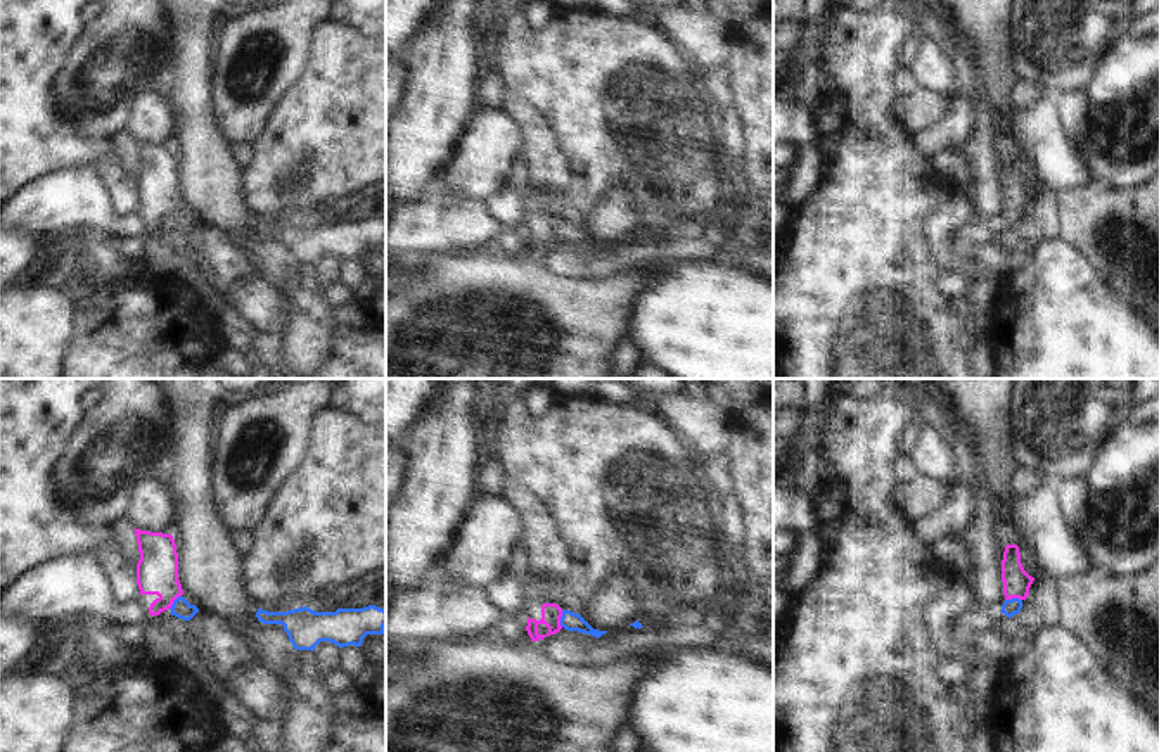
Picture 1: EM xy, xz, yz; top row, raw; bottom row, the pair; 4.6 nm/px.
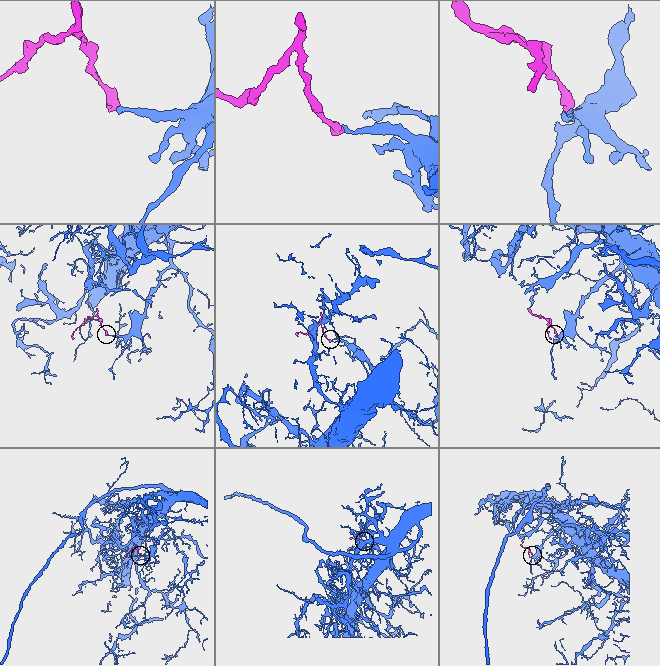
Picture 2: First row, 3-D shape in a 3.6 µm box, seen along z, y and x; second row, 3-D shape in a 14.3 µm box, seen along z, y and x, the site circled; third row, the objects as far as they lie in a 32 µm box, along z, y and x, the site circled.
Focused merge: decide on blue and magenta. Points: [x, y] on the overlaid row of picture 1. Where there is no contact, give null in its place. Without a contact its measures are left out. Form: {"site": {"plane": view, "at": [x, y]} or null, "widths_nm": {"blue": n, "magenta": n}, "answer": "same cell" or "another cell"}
{"site": {"plane": "xz", "at": [561, 619]}, "widths_nm": {"blue": 90, "magenta": 100}, "answer": "same cell"}

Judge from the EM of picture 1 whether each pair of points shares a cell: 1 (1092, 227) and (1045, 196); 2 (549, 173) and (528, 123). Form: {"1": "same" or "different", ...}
{"1": "different", "2": "same"}

